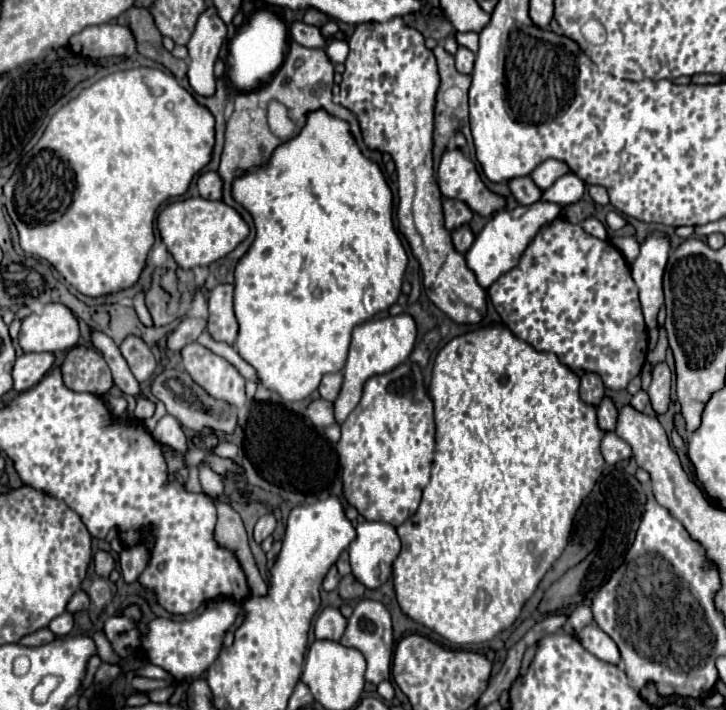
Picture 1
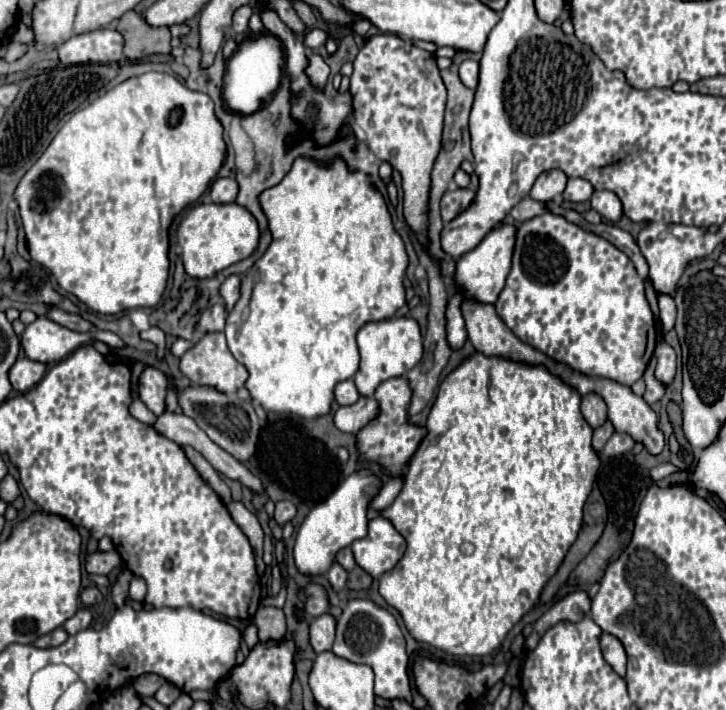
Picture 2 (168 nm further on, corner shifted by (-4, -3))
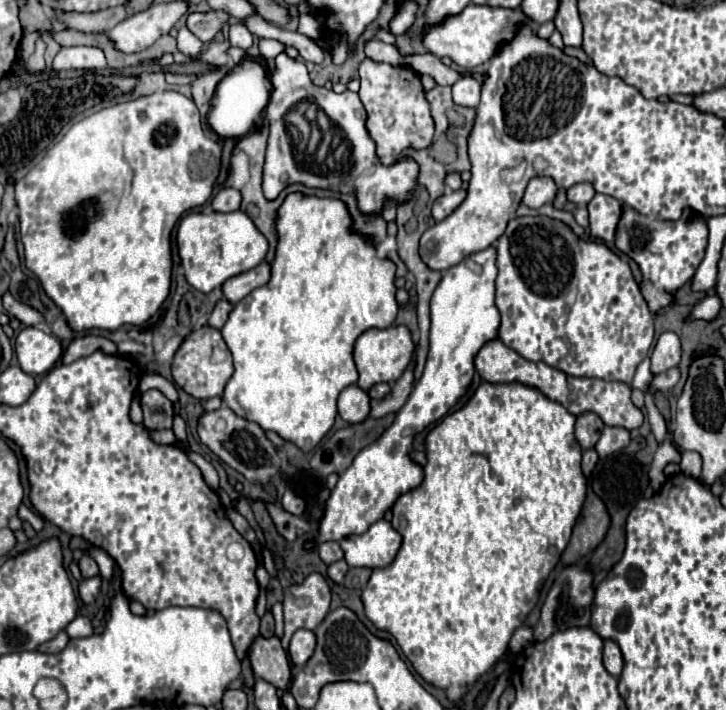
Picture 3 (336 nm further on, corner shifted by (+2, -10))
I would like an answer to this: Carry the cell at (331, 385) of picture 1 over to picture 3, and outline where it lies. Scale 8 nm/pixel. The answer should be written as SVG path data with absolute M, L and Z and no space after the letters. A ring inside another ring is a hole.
M351 385L347 389L341 391L337 407L339 407L339 415L343 421L347 423L363 423L369 417L369 395L367 391L363 391L357 385Z

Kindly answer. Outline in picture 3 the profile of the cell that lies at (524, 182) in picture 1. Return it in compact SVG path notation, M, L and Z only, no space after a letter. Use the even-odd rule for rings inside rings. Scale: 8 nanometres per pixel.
M645 279L643 285L641 285L641 293L643 293L643 297L645 297L645 301L647 301L647 305L649 305L649 309L651 309L653 313L655 313L657 309L665 307L665 305L671 301L671 295L669 295L669 293L663 293L663 291L655 289L647 279Z

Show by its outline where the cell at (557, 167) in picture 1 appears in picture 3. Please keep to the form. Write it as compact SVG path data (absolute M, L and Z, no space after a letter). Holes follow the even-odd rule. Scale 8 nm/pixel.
M535 177L529 181L525 195L523 195L523 203L531 209L539 209L545 203L551 203L557 195L557 185L551 177Z

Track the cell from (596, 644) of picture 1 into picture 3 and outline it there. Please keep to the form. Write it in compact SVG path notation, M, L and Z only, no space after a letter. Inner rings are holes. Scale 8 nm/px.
M605 641L605 649L603 649L603 663L605 663L605 669L613 675L613 677L619 677L621 675L621 669L623 669L623 655L619 651L619 645L615 641Z

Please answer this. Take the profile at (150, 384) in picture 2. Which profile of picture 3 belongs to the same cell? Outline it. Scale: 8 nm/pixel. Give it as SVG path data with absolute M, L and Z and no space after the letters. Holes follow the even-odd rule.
M157 389L145 391L141 395L141 407L143 407L143 415L145 415L143 425L147 429L171 429L171 425L173 425L173 403L161 391L157 391Z

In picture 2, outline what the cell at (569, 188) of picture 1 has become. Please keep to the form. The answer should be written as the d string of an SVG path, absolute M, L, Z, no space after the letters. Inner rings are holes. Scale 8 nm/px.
M569 178L567 188L563 192L563 200L567 200L567 202L585 202L585 200L591 198L591 194L593 194L591 182L587 182L583 178Z

